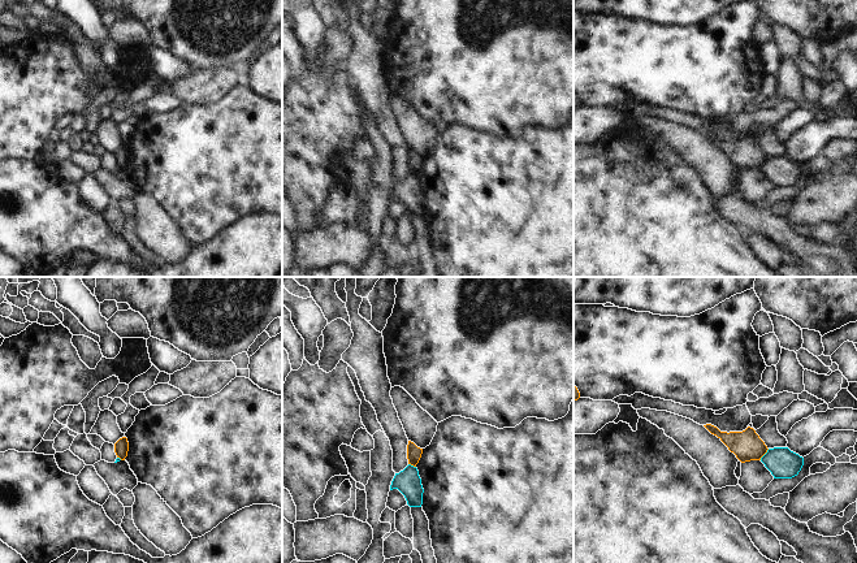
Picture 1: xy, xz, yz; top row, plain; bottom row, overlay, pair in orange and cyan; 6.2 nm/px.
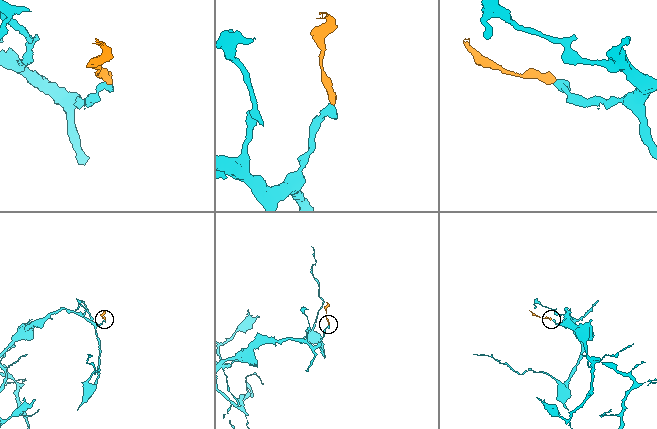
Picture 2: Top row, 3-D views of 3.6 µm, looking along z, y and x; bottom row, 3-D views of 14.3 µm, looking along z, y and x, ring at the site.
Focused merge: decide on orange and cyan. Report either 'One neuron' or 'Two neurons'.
Two neurons.

